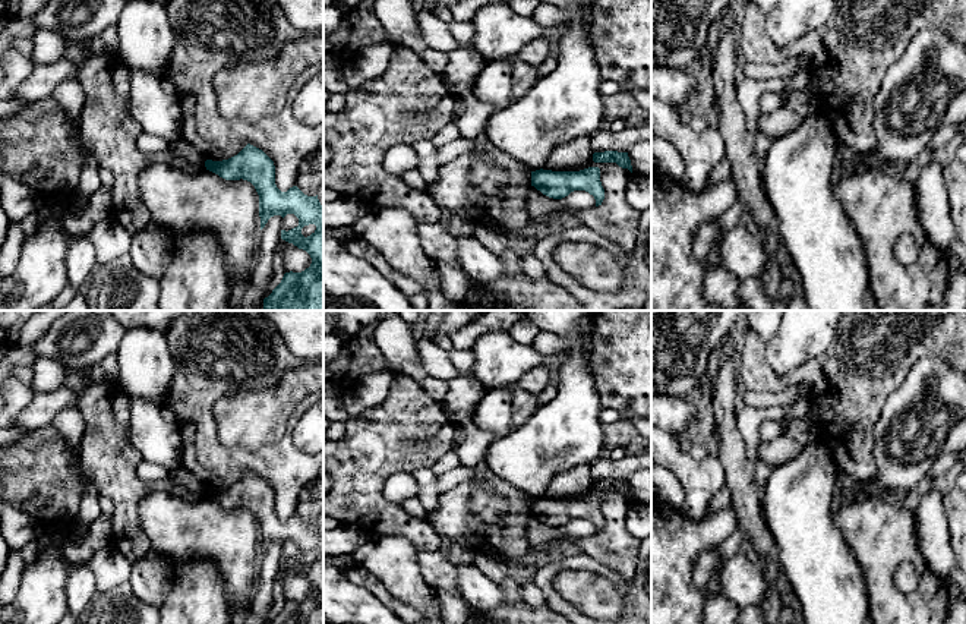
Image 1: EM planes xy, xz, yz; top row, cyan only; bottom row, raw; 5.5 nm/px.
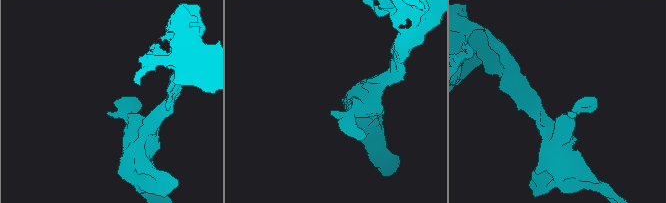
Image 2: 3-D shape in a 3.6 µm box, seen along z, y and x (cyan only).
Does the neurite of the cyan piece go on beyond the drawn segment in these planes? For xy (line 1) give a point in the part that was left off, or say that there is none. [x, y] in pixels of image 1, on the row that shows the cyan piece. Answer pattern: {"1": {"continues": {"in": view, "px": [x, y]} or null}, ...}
{"1": {"continues": null}}

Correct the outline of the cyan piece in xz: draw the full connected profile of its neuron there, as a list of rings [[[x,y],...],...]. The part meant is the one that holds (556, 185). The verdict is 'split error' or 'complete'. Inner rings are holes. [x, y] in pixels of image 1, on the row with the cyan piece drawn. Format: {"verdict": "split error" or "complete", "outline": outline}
{"verdict": "complete", "outline": [[[588,167],[580,171],[552,171],[540,168],[531,171],[531,186],[553,199],[562,199],[574,190],[585,190],[593,195],[596,207],[602,205],[604,199],[599,167]]]}

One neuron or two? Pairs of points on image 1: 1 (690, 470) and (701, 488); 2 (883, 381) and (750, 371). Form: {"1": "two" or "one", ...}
{"1": "one", "2": "one"}

